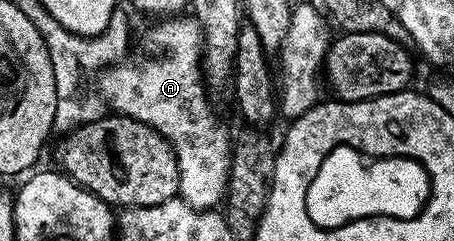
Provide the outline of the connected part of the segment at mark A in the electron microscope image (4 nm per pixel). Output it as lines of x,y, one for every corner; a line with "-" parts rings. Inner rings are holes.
185,17
160,22
163,24
149,35
154,49
165,51
165,55
106,67
97,77
97,90
110,112
151,125
173,146
179,165
180,198
193,207
213,209
224,200
227,190
231,135
229,139
209,104
210,92
201,70
201,27
192,17
181,18

